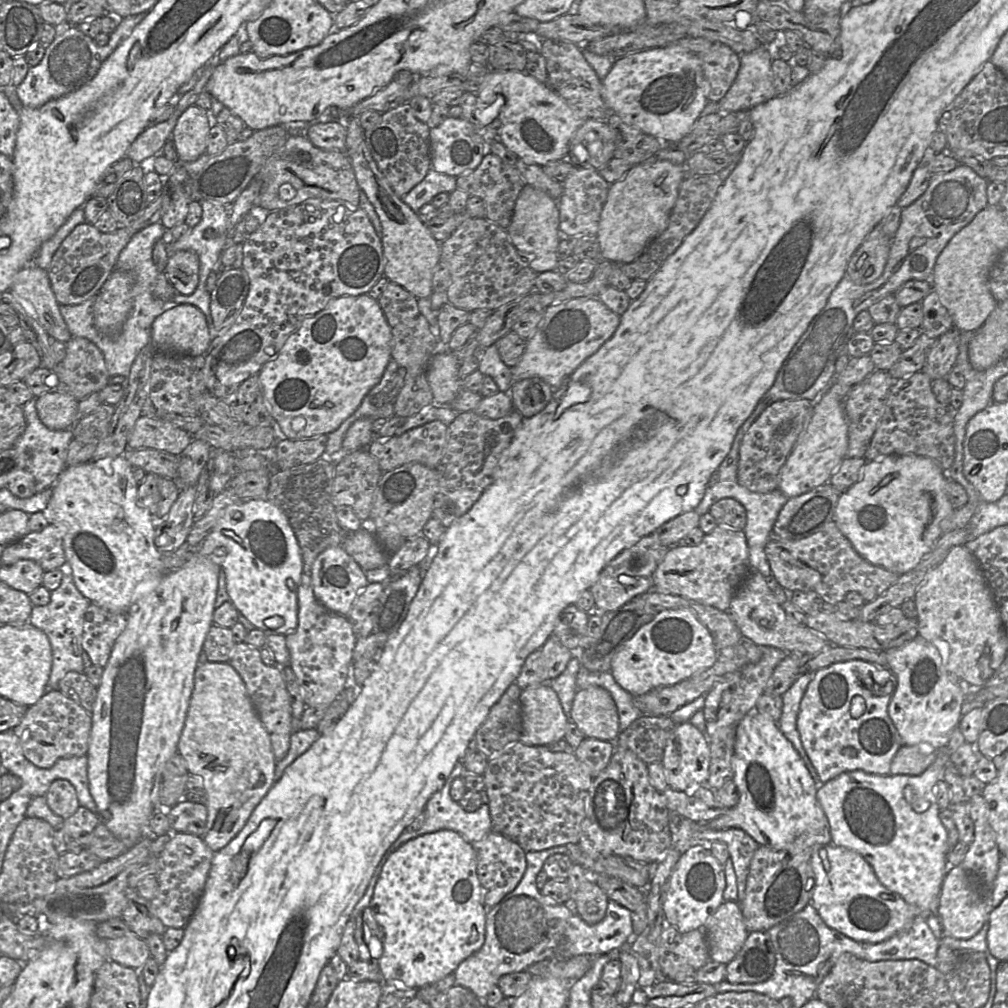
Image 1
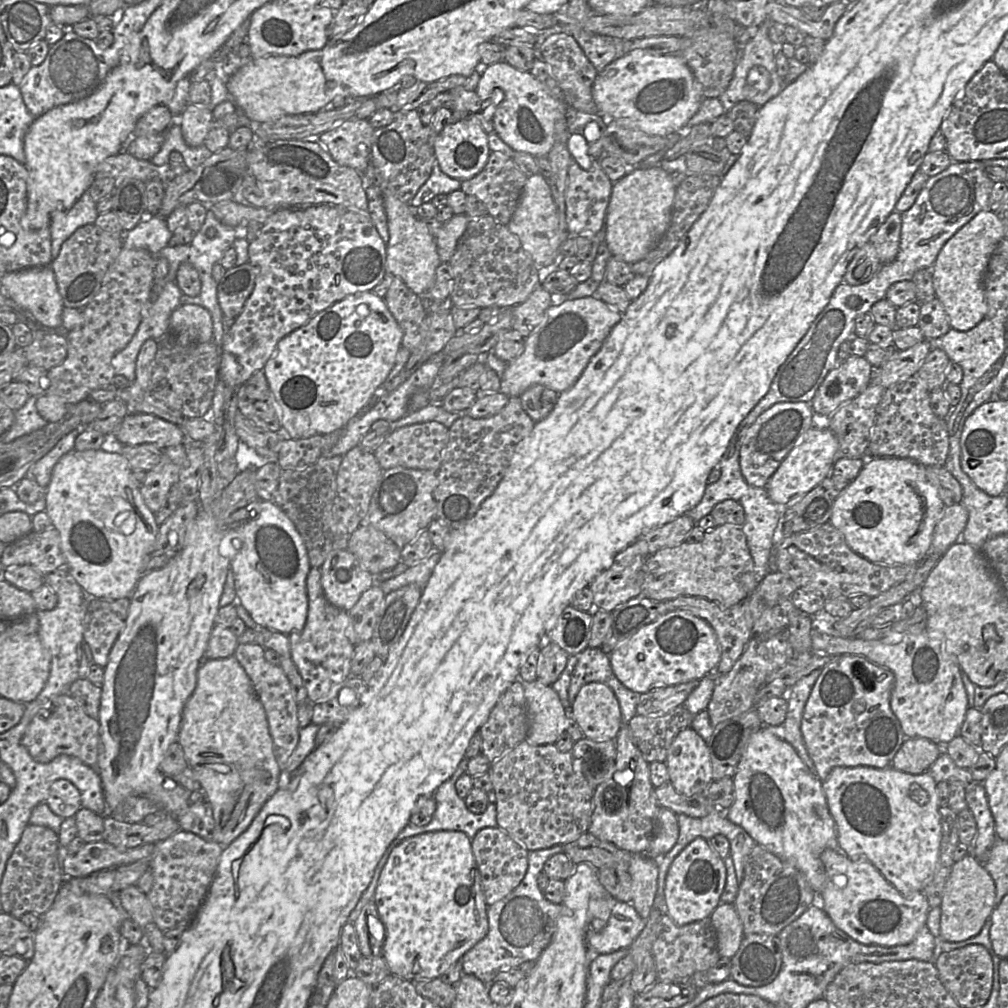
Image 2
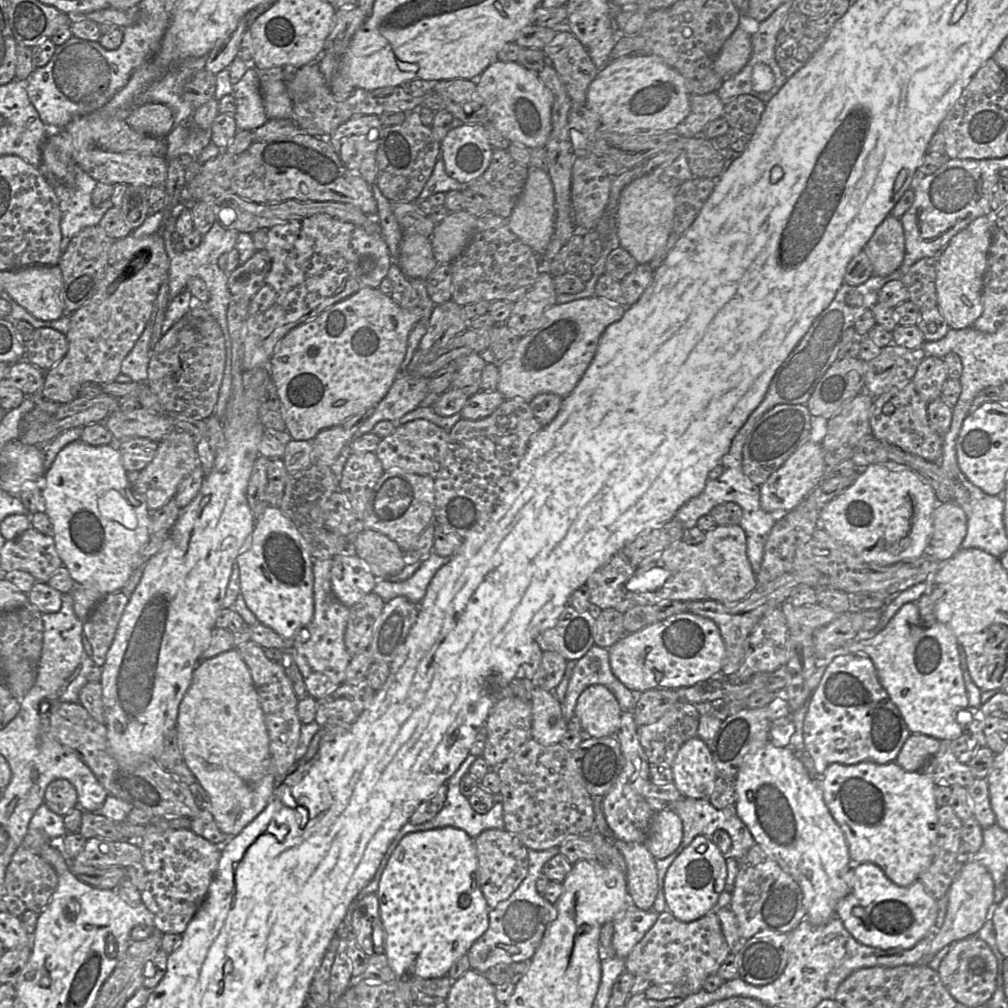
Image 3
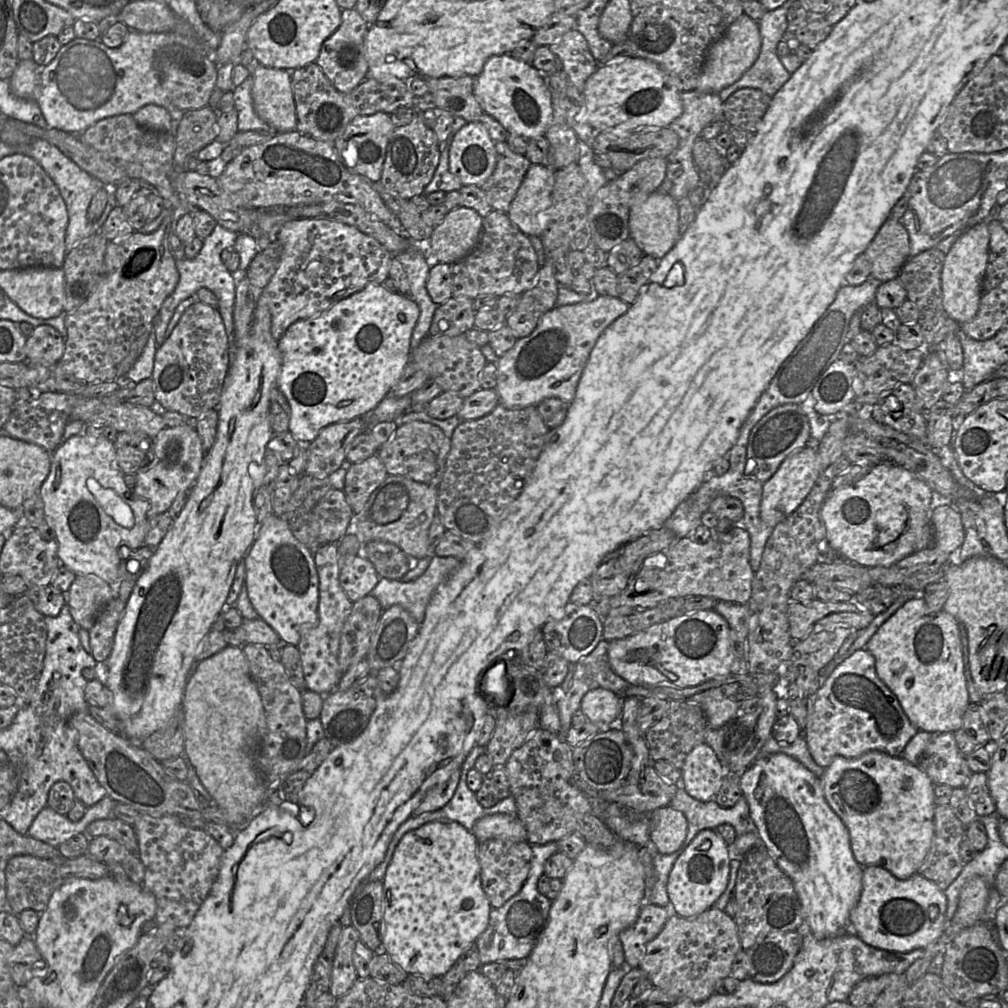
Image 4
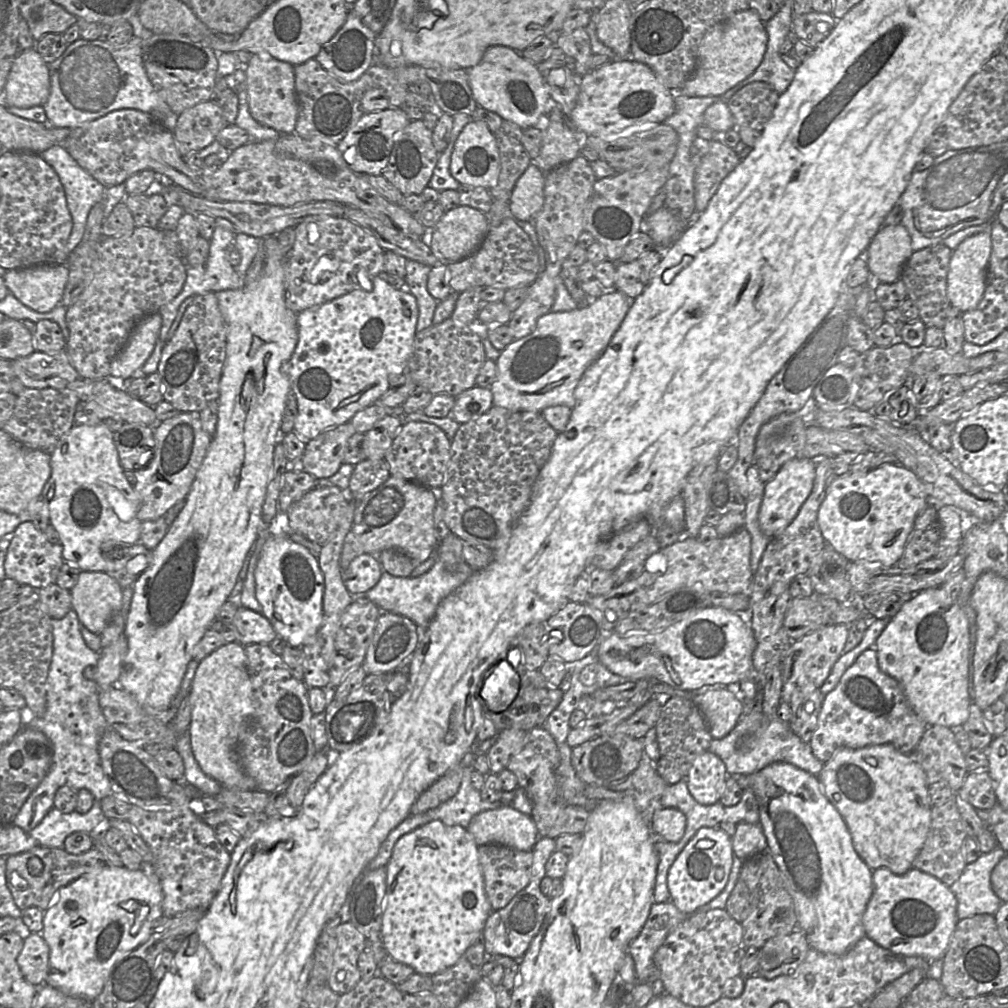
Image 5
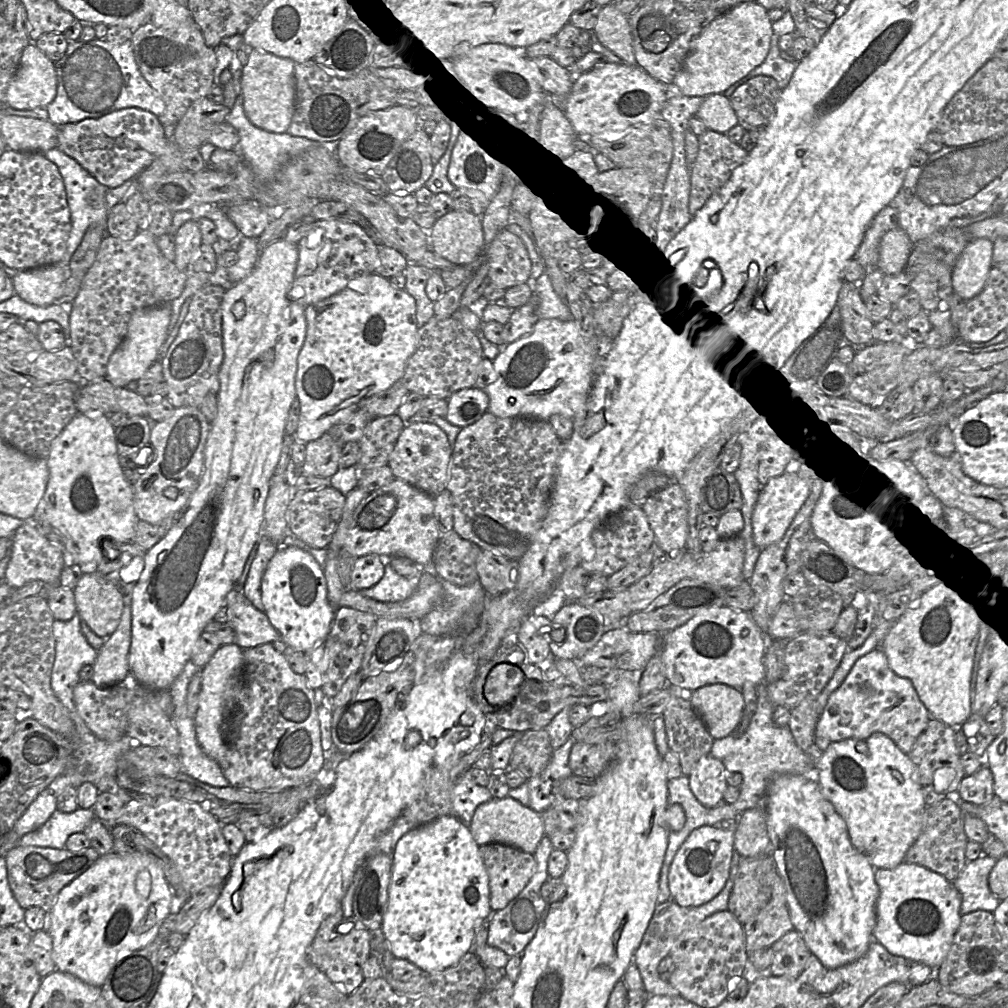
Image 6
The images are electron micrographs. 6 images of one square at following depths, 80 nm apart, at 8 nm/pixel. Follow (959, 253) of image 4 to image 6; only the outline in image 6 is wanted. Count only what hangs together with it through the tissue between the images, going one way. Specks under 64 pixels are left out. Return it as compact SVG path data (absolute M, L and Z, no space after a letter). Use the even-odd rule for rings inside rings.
M975 238L964 248L952 268L954 293L967 301L977 296L984 288L993 253L993 241Z

